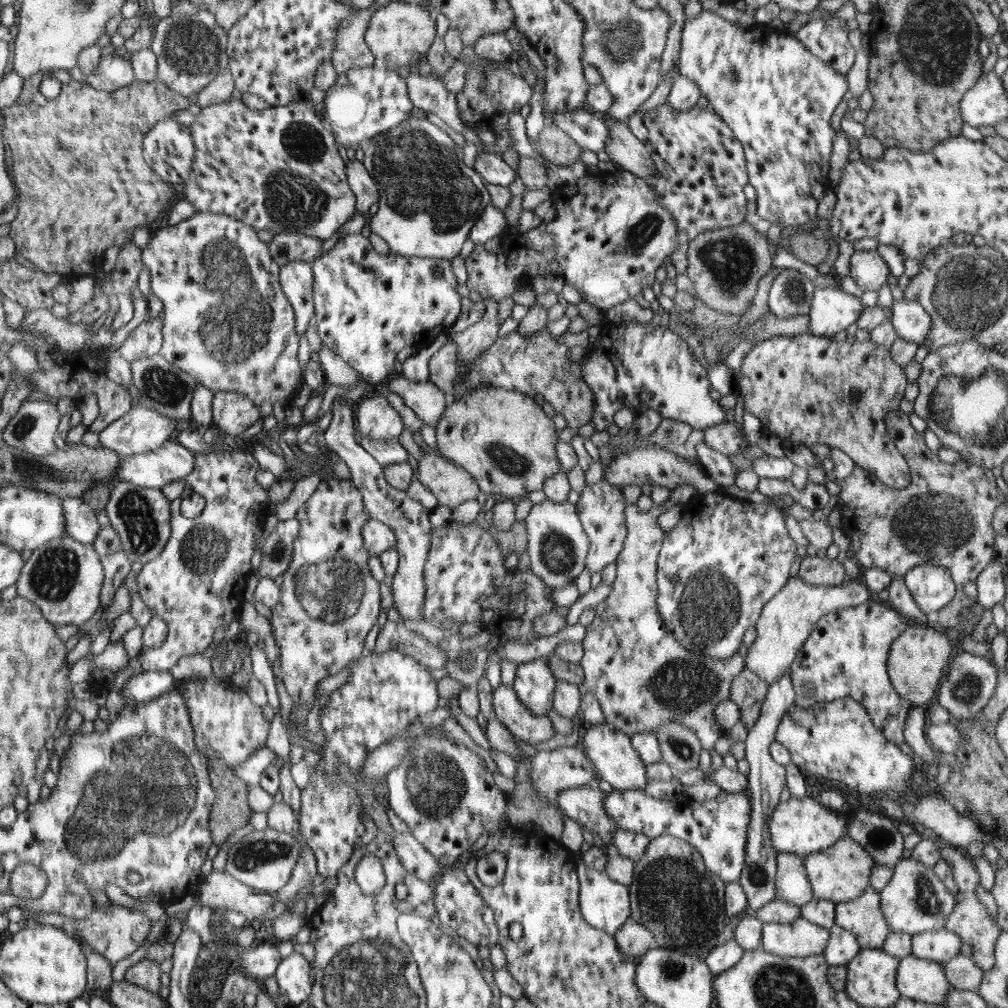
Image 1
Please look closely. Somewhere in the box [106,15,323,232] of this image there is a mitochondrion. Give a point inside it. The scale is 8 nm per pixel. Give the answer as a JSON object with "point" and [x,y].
{"point":[192,49]}

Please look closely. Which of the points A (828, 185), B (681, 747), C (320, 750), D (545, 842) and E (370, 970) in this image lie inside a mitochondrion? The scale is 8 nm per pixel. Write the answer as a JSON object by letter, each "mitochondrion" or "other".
{"A":"other","B":"mitochondrion","C":"other","D":"other","E":"mitochondrion"}

